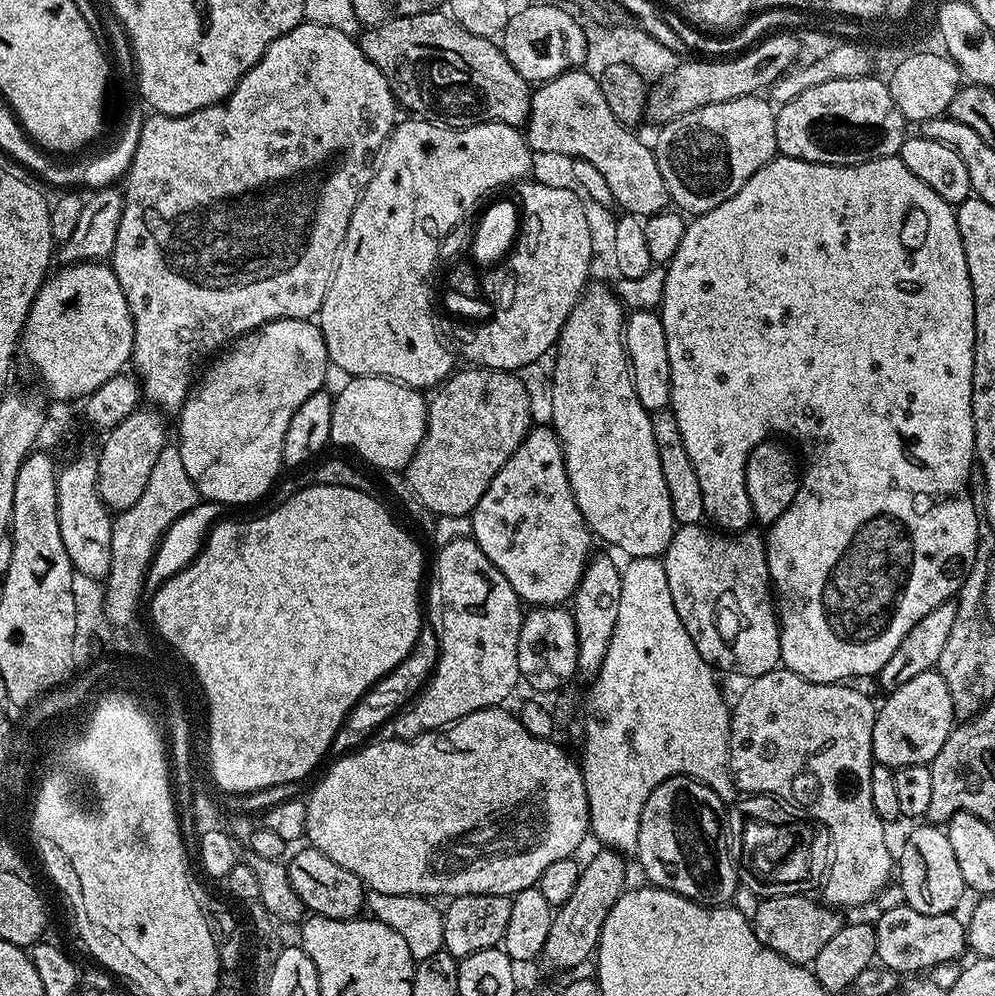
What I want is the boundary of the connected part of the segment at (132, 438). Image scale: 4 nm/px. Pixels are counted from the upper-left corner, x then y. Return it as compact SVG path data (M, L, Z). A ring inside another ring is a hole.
M140 406L117 425L107 429L108 437L98 448L98 494L109 510L128 508L138 501L150 479L151 468L166 445L164 420L155 407Z

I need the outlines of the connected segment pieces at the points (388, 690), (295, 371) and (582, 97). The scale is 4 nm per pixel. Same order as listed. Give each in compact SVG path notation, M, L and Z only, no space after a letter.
M421 623L419 636L406 658L394 670L381 677L368 691L364 692L360 696L359 702L348 712L347 719L336 733L335 739L332 740L331 753L336 756L345 755L353 749L355 738L393 719L398 711L409 703L409 700L427 683L436 666L439 653L437 636L434 634L431 624Z
M311 319L271 320L253 332L245 332L236 337L231 341L230 347L221 351L216 358L205 370L204 377L201 380L199 377L198 383L189 391L188 398L178 413L178 447L182 464L205 501L216 501L221 506L252 504L271 490L276 475L282 469L286 426L290 426L294 410L298 410L298 406L302 406L302 402L306 402L310 394L325 387L324 375L330 369L326 342L319 323Z
M585 70L564 72L552 80L545 80L533 91L530 104L530 114L526 125L526 139L528 147L533 152L557 151L558 154L584 159L590 162L606 178L617 205L621 204L625 213L647 218L665 211L669 207L666 182L662 182L662 170L658 170L655 151L648 148L635 135L633 129L626 128L614 118L606 97L602 95L600 81Z

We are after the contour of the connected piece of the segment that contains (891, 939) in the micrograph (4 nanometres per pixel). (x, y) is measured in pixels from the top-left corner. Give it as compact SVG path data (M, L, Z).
M901 906L888 908L877 920L876 960L883 967L897 974L920 974L940 963L959 961L966 952L965 921L956 914L930 914L924 916L918 910Z

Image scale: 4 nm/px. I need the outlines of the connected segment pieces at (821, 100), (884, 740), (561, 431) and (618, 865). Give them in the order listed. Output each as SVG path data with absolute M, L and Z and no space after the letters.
M869 74L866 76L822 82L821 85L810 86L810 90L803 91L802 94L798 94L798 96L790 102L779 105L778 111L776 112L777 153L779 153L780 156L789 156L795 160L805 160L806 162L814 162L815 164L861 164L867 160L877 160L883 156L897 155L906 139L906 131L904 132L906 121L903 114L899 112L898 106L895 105L887 83L885 83L883 79L875 80L874 77L875 75Z
M935 670L923 672L910 678L906 686L887 693L886 699L884 705L879 705L874 722L873 761L893 770L915 764L931 765L954 727L950 690L946 690L944 679Z
M589 283L580 296L580 300L574 306L574 310L570 310L570 314L560 331L560 339L557 340L554 349L556 365L552 368L552 421L550 421L550 424L556 433L556 437L560 439L560 445L564 451L566 474L570 478L570 490L574 494L574 502L578 502L578 510L582 514L584 521L588 523L589 529L599 539L601 536L606 543L613 544L620 552L625 552L625 557L641 556L642 558L650 558L654 556L660 558L663 557L664 552L670 546L670 538L678 525L674 514L670 510L670 490L666 490L666 478L662 478L662 462L658 462L658 446L654 446L652 418L648 409L642 406L632 381L632 365L628 362L628 351L624 348L625 319L625 305L621 304L615 291L607 283Z
M600 848L598 850L587 864L585 862L581 867L578 884L570 894L570 898L559 905L552 915L542 956L554 968L568 970L591 959L599 944L606 914L625 891L627 882L623 855L615 849Z

